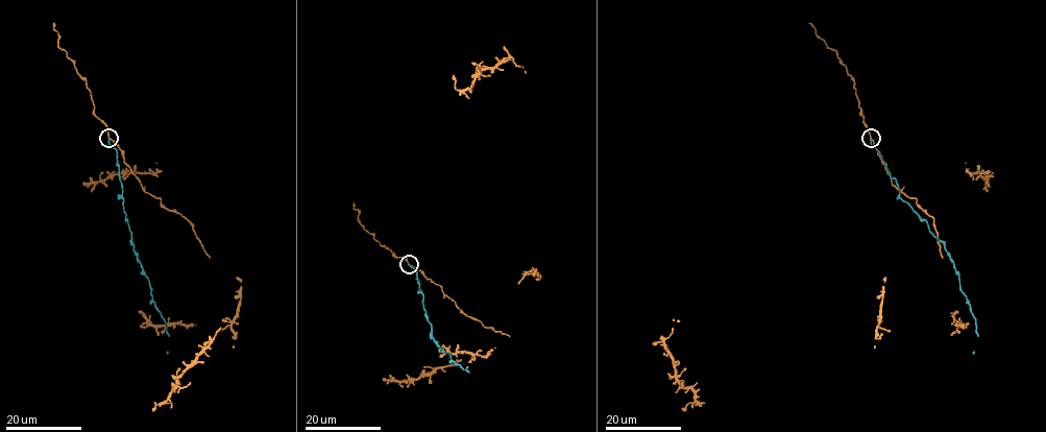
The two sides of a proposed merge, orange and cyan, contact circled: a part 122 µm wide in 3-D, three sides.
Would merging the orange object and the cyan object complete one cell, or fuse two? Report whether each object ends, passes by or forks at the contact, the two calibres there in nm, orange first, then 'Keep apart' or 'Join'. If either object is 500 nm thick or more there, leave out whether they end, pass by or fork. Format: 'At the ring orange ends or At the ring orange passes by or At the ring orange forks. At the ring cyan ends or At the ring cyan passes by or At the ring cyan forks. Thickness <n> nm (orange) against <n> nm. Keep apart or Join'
At the ring orange passes by. At the ring cyan ends. Thickness 150 nm (orange) against 240 nm. Keep apart

